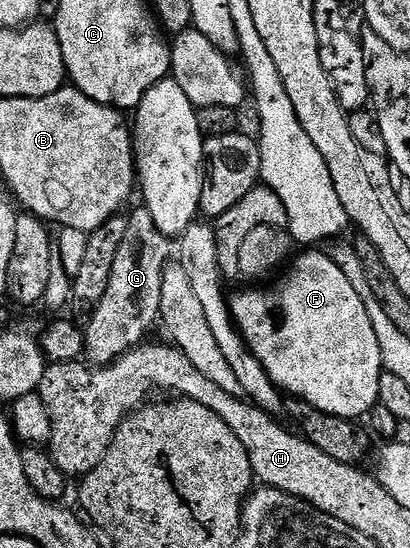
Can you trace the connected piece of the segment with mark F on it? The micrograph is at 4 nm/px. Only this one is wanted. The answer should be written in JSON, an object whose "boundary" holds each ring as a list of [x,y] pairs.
{"boundary":[[[318,251],[299,252],[285,270],[286,278],[275,289],[261,293],[258,290],[261,288],[246,287],[243,293],[235,297],[233,294],[229,298],[230,313],[252,355],[260,361],[266,374],[283,394],[312,403],[312,407],[330,417],[362,419],[378,404],[380,375],[384,371],[380,343],[376,343],[372,319],[368,319],[368,311],[360,295],[356,295],[356,287],[348,283],[348,275],[340,271],[329,252],[314,252]]]}

